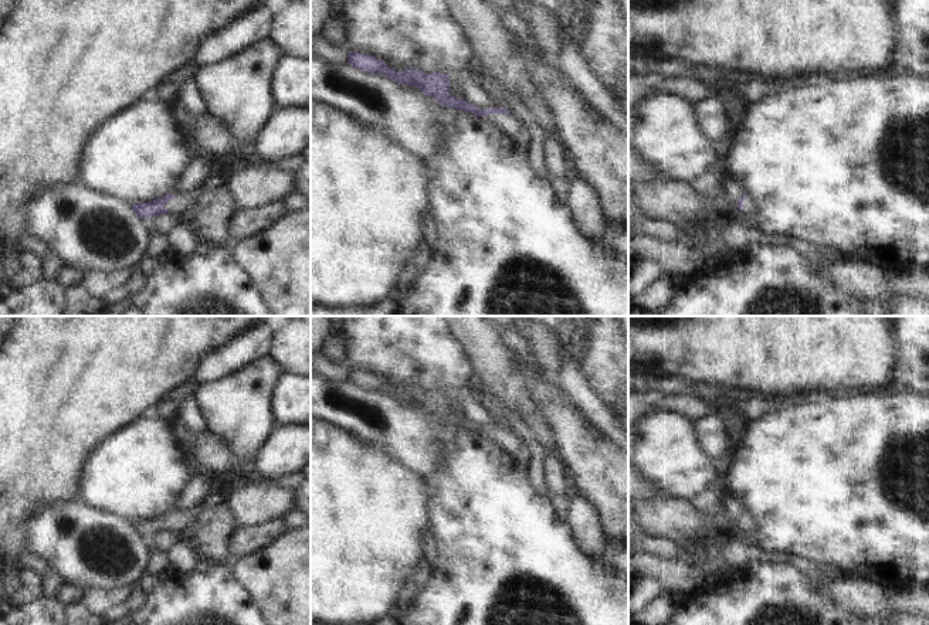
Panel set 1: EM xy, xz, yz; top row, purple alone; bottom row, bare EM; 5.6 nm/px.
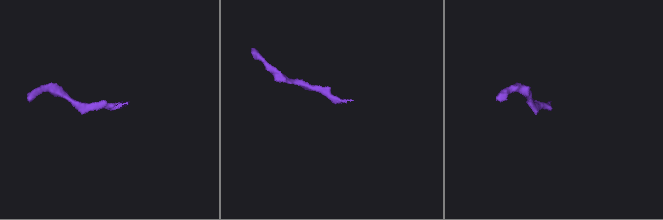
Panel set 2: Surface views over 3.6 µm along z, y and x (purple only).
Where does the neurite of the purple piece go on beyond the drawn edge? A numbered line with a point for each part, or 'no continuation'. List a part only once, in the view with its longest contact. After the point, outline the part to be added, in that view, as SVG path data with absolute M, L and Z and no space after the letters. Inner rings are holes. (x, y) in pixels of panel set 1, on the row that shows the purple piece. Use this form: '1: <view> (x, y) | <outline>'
1: xz (508, 124) | M491 113L484 116L485 120L495 125L499 130L509 135L521 147L526 150L529 135L525 125L511 113Z

